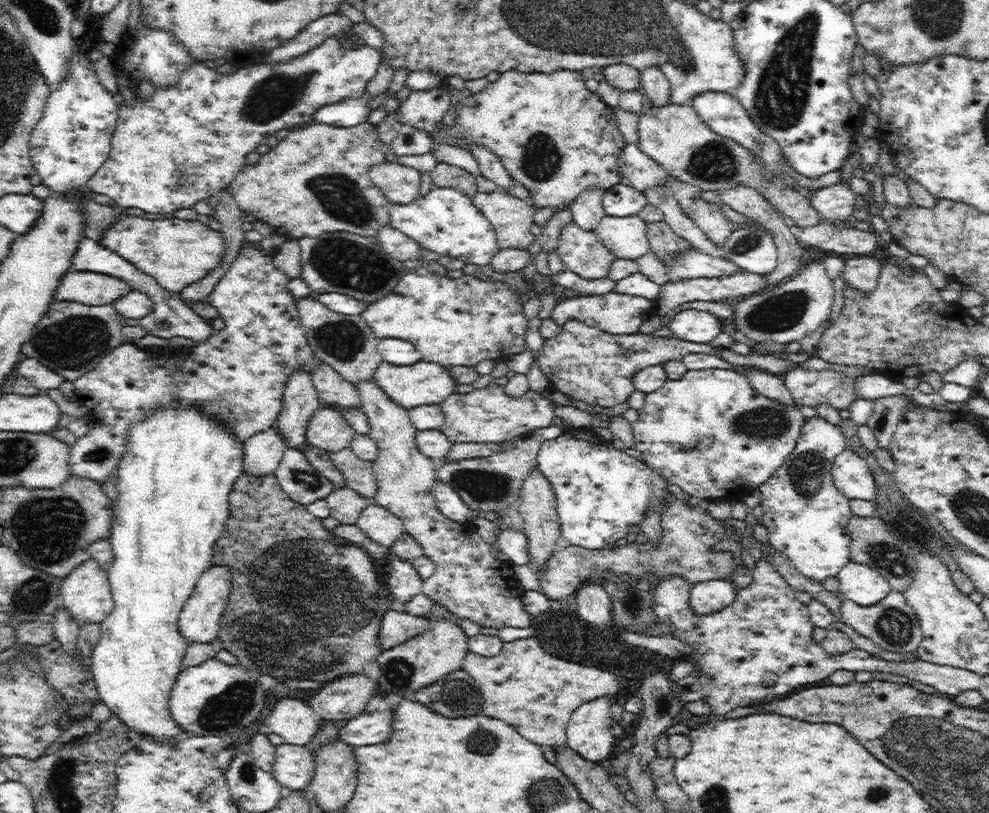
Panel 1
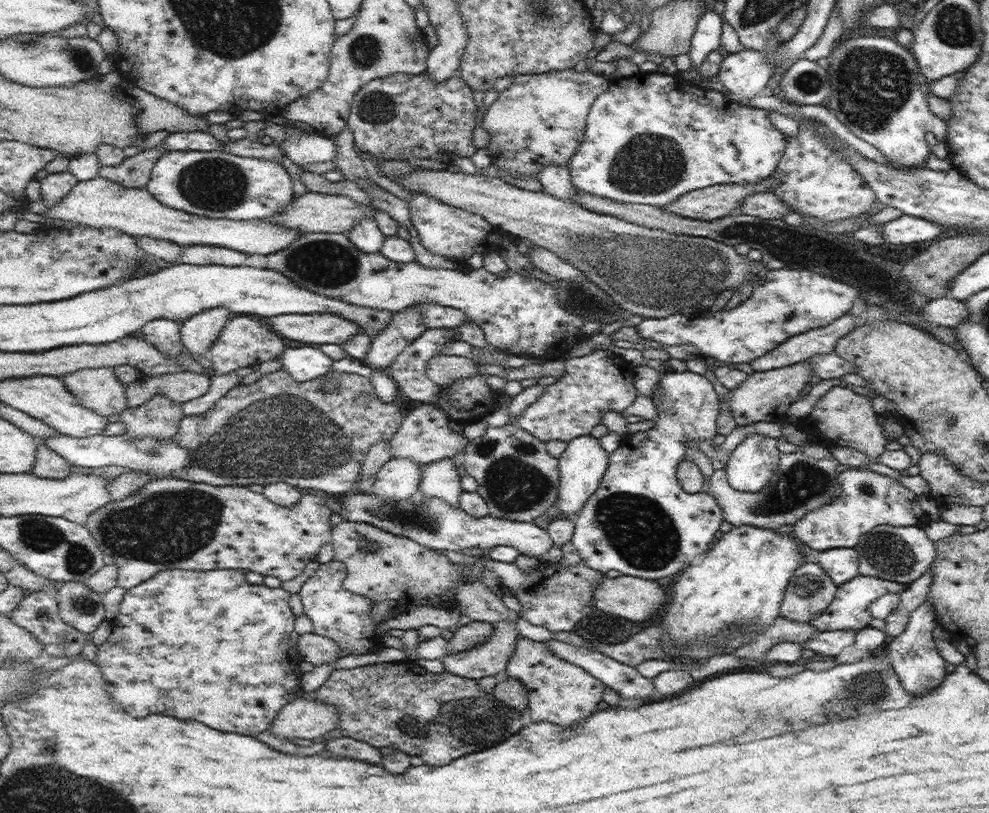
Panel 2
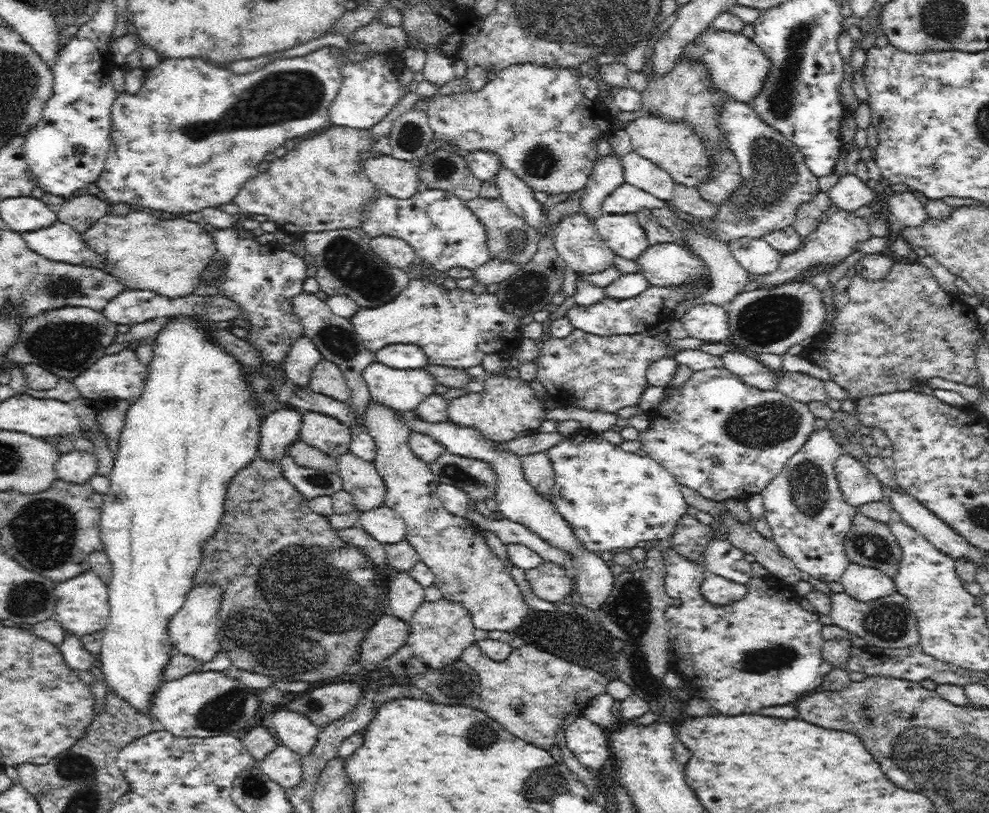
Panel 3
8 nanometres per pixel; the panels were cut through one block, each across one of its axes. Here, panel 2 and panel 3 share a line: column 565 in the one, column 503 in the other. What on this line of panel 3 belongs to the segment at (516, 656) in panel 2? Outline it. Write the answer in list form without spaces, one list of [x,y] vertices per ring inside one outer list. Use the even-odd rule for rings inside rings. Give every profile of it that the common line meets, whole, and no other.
[[[474,642],[462,652],[462,660],[468,666],[474,668],[474,672],[478,674],[480,684],[482,684],[482,690],[478,694],[478,710],[486,712],[488,718],[494,718],[504,730],[508,730],[514,736],[518,736],[518,738],[534,744],[534,746],[540,746],[544,750],[550,750],[550,746],[554,744],[556,730],[560,730],[564,718],[572,712],[580,714],[590,704],[592,698],[596,698],[600,694],[606,694],[606,686],[610,684],[604,674],[600,674],[592,668],[582,668],[578,664],[566,662],[562,658],[556,658],[554,654],[542,652],[542,650],[538,650],[534,646],[528,646],[528,644],[514,650],[512,656],[506,662],[494,662]]]

